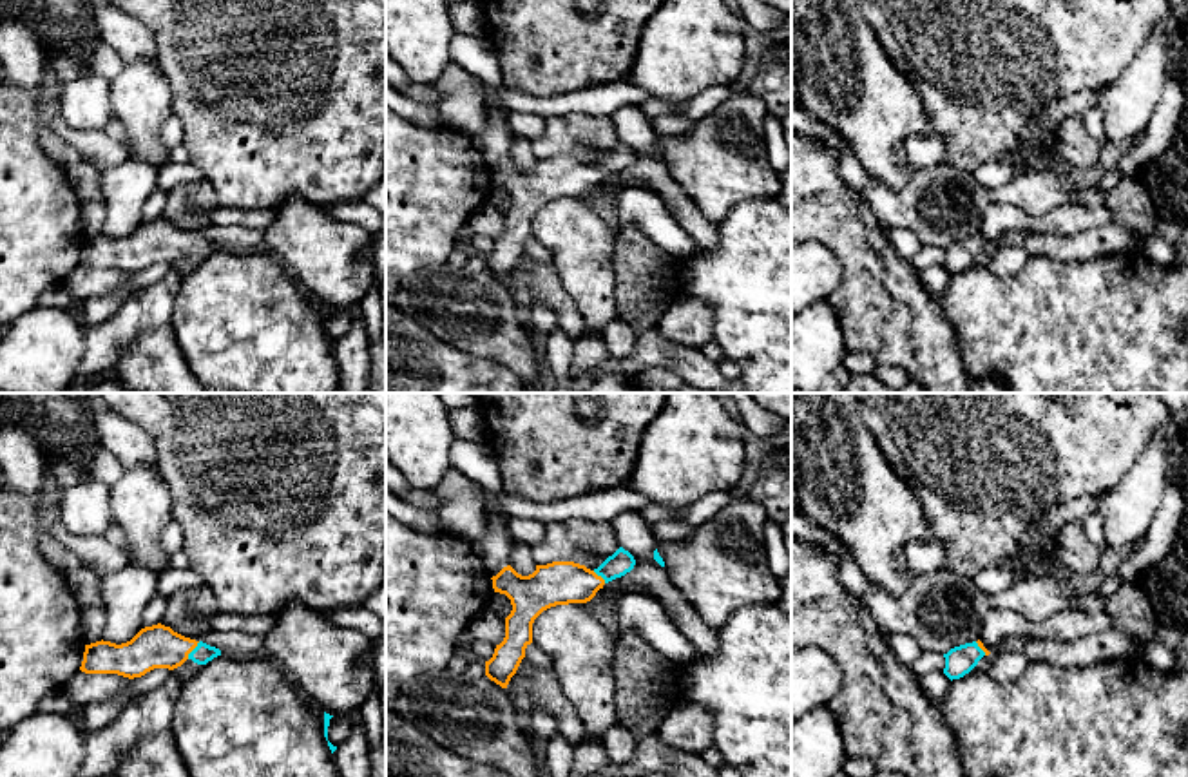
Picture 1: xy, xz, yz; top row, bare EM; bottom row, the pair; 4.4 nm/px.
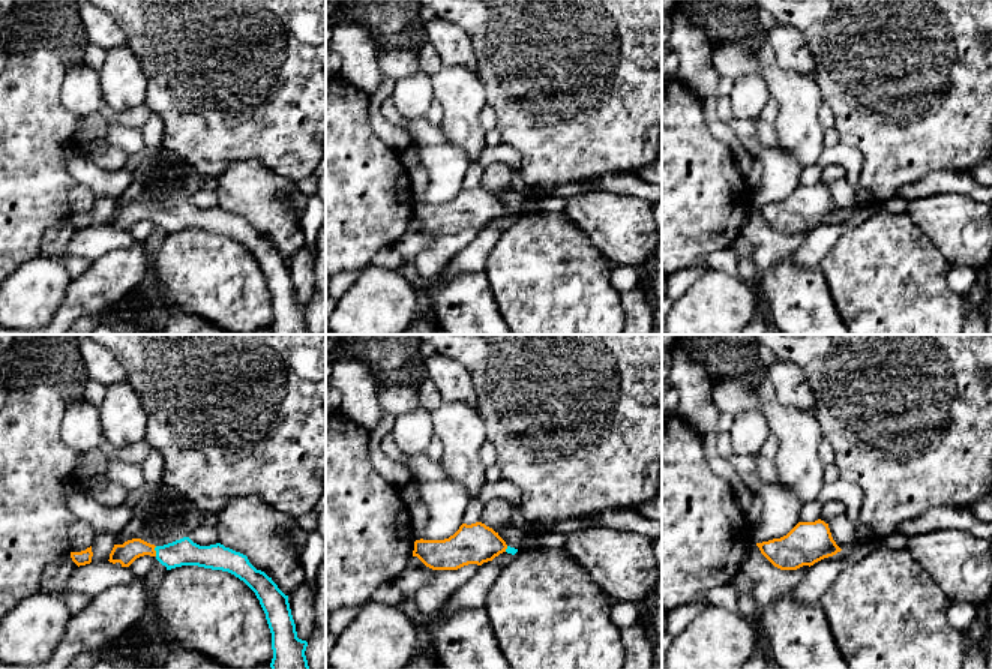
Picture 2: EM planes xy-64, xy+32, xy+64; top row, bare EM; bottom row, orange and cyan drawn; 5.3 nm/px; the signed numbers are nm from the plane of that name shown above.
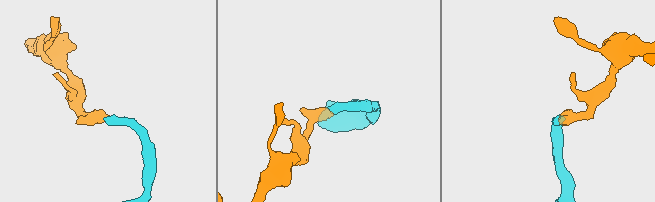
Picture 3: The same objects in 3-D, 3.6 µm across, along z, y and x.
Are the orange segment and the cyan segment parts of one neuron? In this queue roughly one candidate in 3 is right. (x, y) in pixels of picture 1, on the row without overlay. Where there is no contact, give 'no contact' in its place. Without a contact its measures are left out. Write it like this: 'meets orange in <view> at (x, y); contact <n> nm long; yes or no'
meets orange in xy at (192, 243); contact 100 nm long; yes

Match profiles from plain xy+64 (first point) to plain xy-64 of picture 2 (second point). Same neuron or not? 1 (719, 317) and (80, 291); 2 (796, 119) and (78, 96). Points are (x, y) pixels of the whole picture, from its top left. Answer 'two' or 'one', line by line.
1: two
2: two

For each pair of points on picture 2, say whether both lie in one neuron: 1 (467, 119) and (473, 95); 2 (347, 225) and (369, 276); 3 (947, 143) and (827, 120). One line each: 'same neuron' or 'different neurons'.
1: same neuron
2: different neurons
3: different neurons

